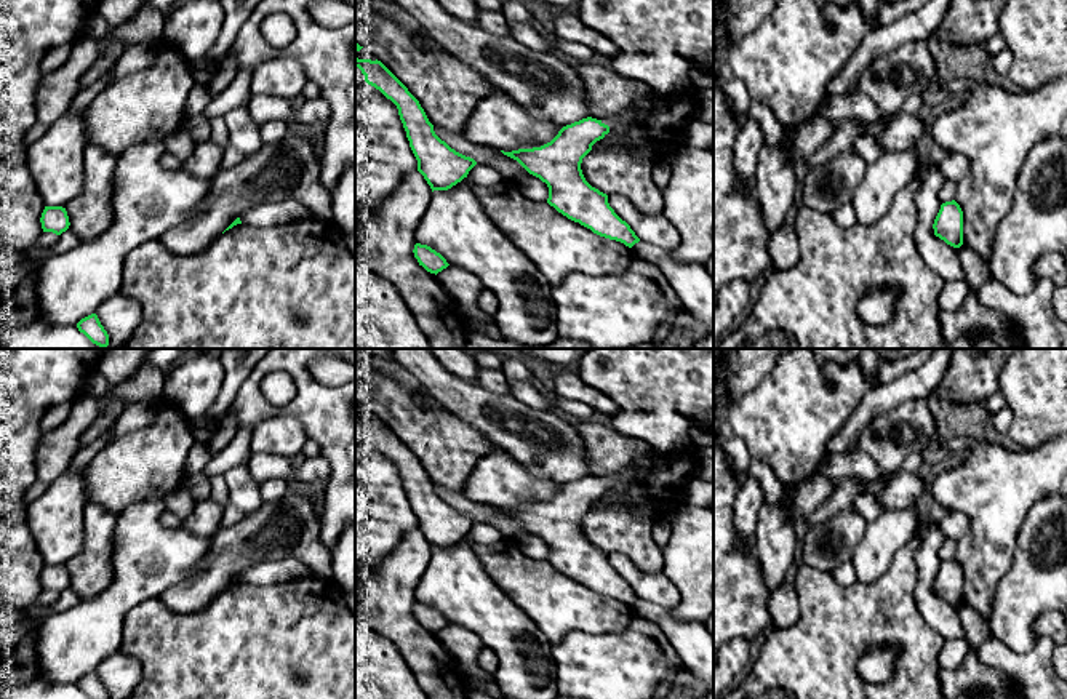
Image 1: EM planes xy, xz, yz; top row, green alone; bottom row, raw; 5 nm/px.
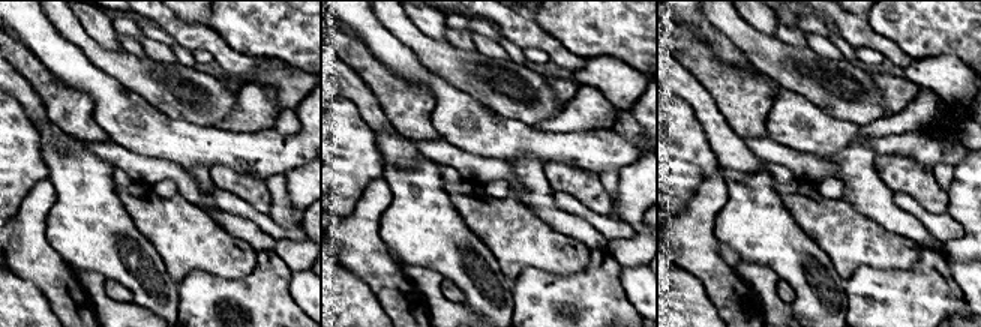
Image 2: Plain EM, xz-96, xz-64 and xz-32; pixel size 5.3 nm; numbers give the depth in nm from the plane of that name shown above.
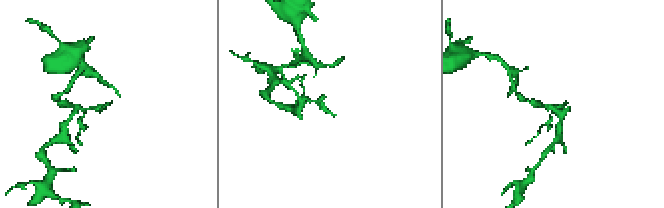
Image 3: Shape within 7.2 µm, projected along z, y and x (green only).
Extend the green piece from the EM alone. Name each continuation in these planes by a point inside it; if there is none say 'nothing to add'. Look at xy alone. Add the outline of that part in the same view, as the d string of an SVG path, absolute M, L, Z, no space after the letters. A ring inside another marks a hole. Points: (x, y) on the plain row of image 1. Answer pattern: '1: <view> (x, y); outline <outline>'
1: xy (269, 571); outline M286 557L283 560L264 560L240 573L242 582L270 585L310 576L312 571L302 561Z

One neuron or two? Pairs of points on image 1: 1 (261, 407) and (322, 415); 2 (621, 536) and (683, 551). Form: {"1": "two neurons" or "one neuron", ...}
{"1": "one neuron", "2": "two neurons"}

